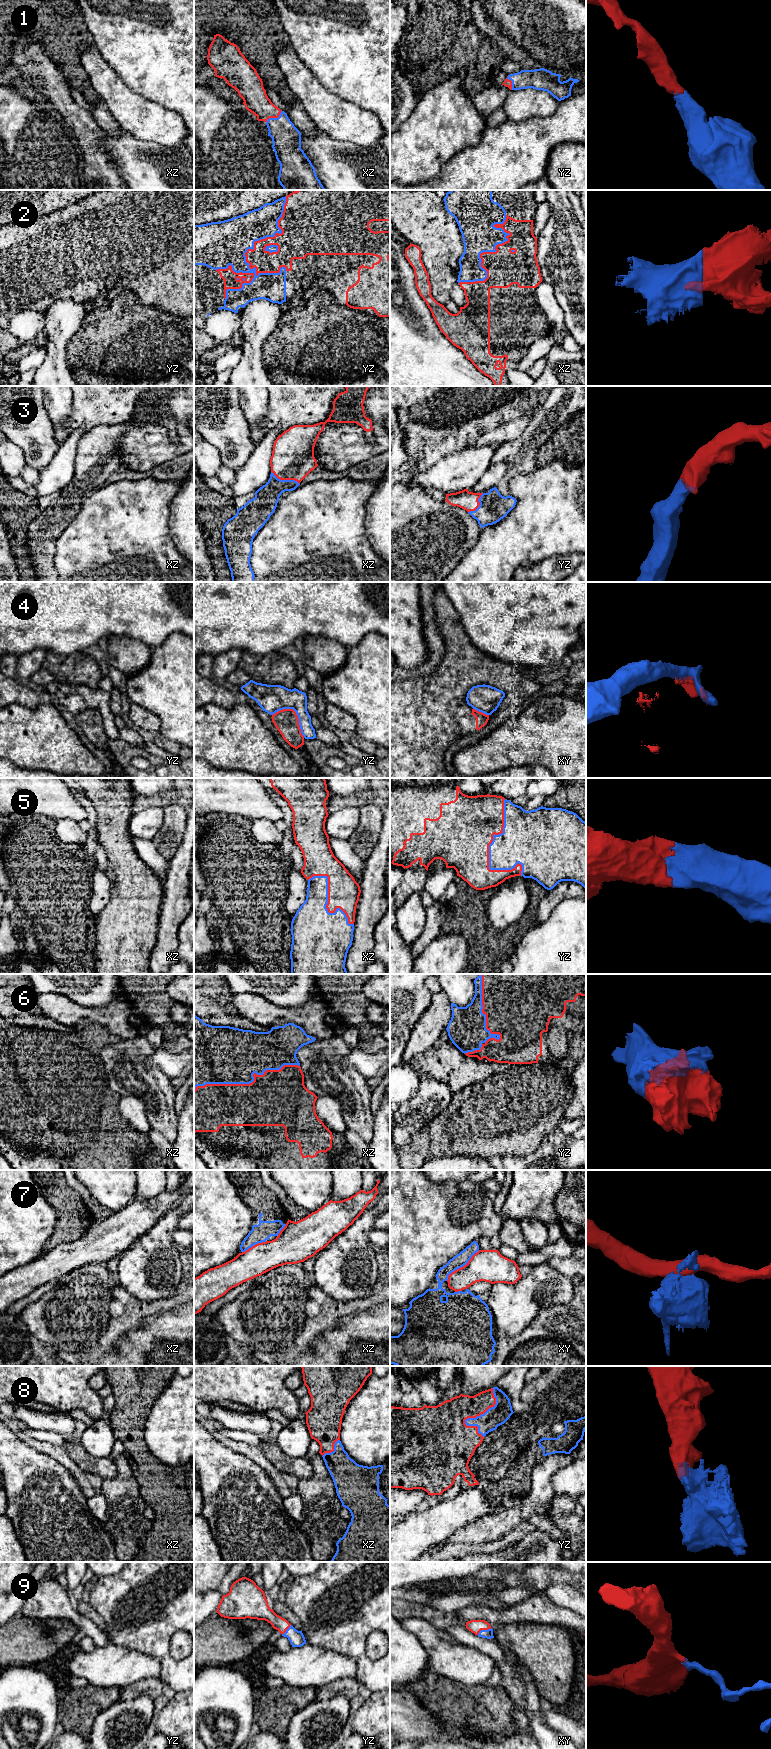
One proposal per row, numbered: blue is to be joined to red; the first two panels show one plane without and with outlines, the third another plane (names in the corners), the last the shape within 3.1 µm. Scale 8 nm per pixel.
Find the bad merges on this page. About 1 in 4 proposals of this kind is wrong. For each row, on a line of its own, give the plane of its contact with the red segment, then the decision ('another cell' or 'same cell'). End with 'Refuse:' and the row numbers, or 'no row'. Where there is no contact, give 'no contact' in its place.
1: meets red in xz; same cell
2: meets red in yz; same cell
3: meets red in xz; same cell
4: meets red in yz; another cell
5: meets red in yz; same cell
6: meets red in xz; same cell
7: meets red in xy; another cell
8: meets red in yz; same cell
9: meets red in xy; same cell
Refuse: 4, 7

